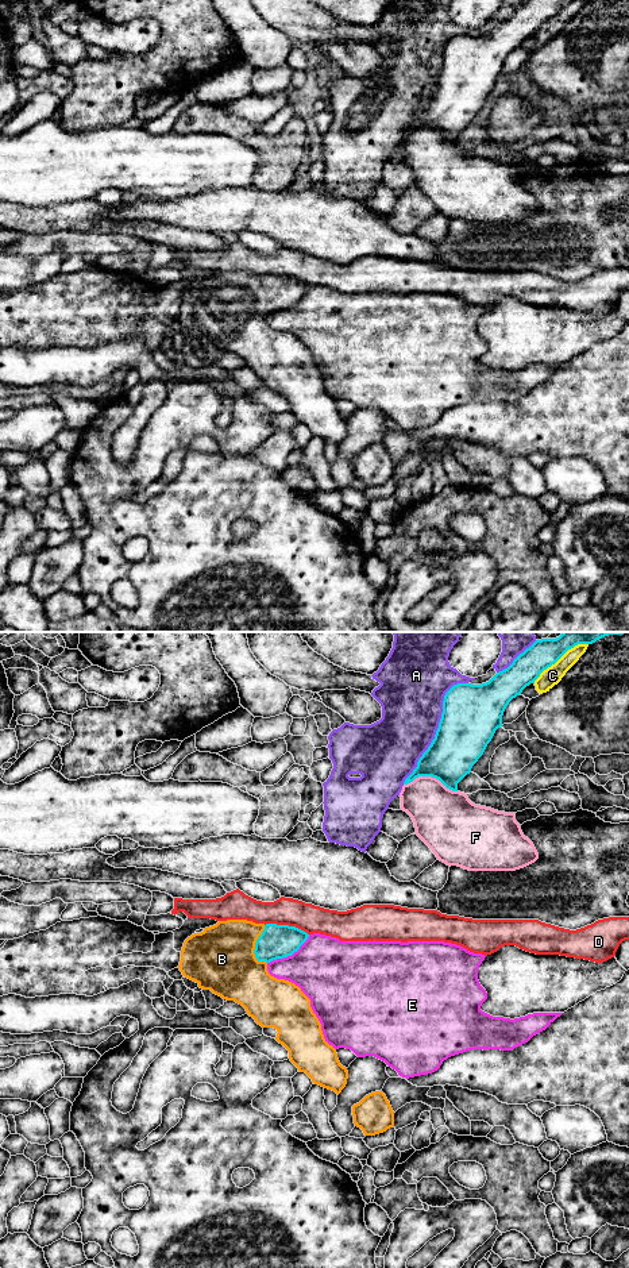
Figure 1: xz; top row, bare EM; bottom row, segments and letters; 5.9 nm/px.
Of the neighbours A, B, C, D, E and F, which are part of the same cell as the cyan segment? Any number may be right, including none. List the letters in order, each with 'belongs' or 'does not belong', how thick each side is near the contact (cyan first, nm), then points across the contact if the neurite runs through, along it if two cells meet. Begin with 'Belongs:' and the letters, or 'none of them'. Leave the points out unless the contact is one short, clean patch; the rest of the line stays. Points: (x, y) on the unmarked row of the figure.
Belongs: B
A: does not belong; calibres 360 and 380 nm
B: belongs; calibres 200 and 400 nm; way xz (277, 293), (262, 295), (255, 299), (242, 300), (222, 311)
C: does not belong; calibres 180 and 110 nm
D: does not belong; calibres 200 and 170 nm; border xz (265, 276), (294, 277), (308, 286)
E: does not belong; calibres 200 and 380 nm; border xz (309, 286), (290, 307), (267, 315)
F: does not belong; calibres 300 and 320 nm; border xz (404, 135), (409, 135), (419, 128), (435, 128), (456, 143)

